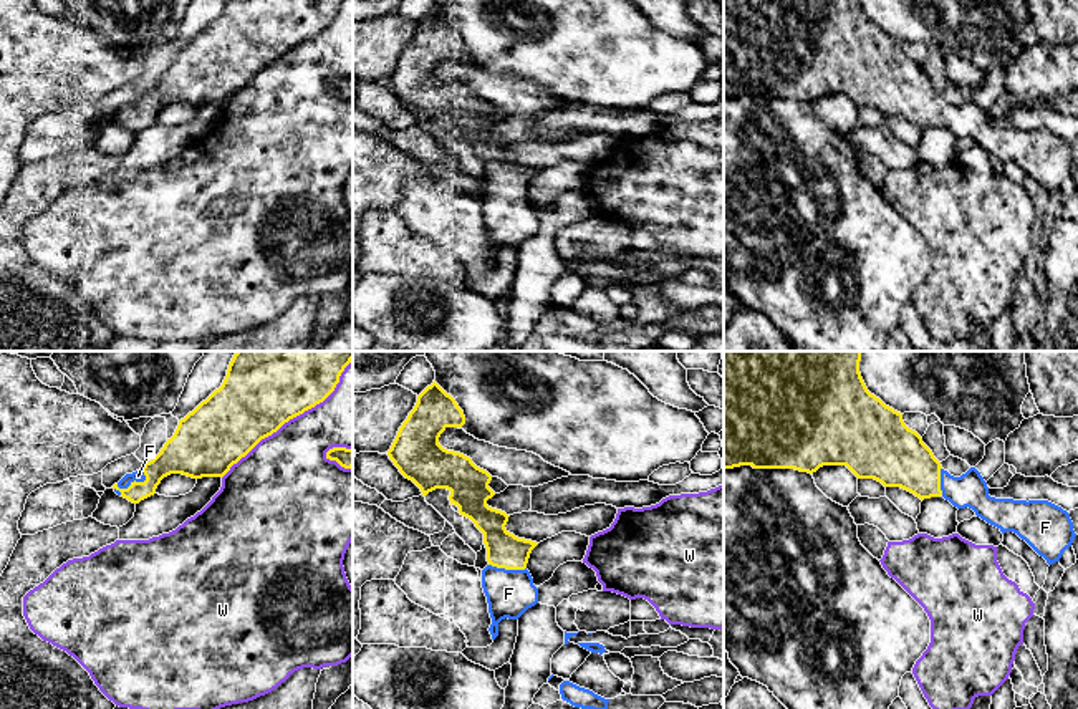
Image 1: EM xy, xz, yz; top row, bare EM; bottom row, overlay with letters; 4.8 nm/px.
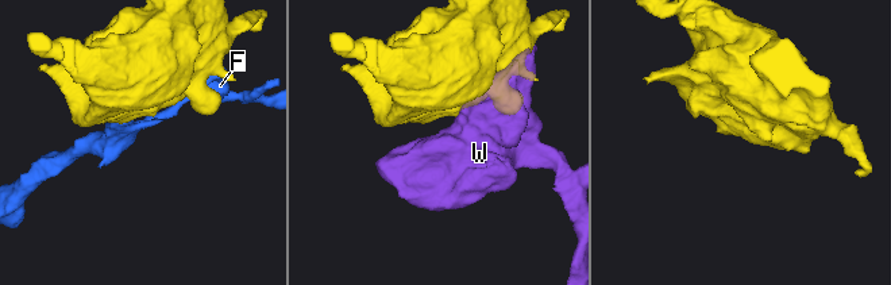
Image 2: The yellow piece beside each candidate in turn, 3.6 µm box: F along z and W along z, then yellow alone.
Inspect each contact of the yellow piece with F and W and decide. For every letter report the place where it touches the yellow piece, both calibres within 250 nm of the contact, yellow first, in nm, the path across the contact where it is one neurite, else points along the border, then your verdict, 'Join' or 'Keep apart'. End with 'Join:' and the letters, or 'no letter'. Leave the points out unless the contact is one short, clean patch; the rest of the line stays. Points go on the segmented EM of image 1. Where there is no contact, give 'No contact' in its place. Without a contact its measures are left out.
F: Touches yellow at xy (134, 481). Thickness 180 nm (yellow) against 60 nm. Path across: xy (179, 456), (144, 481), (134, 481), (138, 476). Join
W: Touches yellow at xy (292, 418). Thickness 480 nm (yellow) against 380 nm. Keep apart
Join: F

